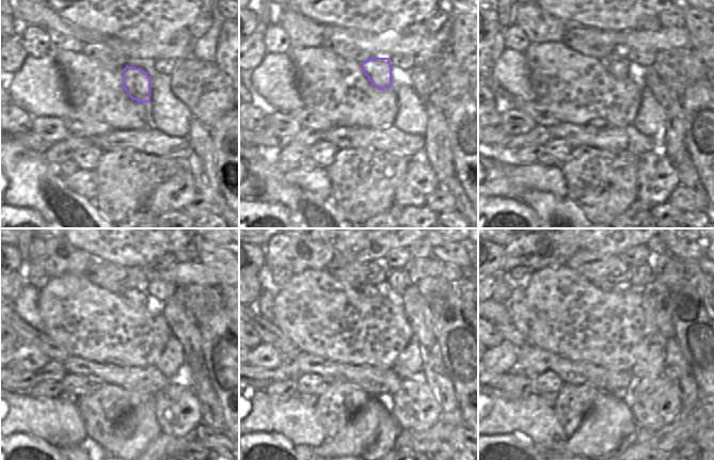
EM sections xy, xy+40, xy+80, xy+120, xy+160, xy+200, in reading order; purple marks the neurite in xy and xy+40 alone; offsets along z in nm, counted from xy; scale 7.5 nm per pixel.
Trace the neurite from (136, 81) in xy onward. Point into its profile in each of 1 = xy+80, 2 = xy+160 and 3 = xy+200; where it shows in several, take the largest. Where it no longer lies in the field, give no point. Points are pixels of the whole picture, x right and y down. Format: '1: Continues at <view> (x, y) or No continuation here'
1: Continues at xy+80 (616, 64)
2: Continues at xy+160 (370, 291)
3: Continues at xy+200 (604, 286).

